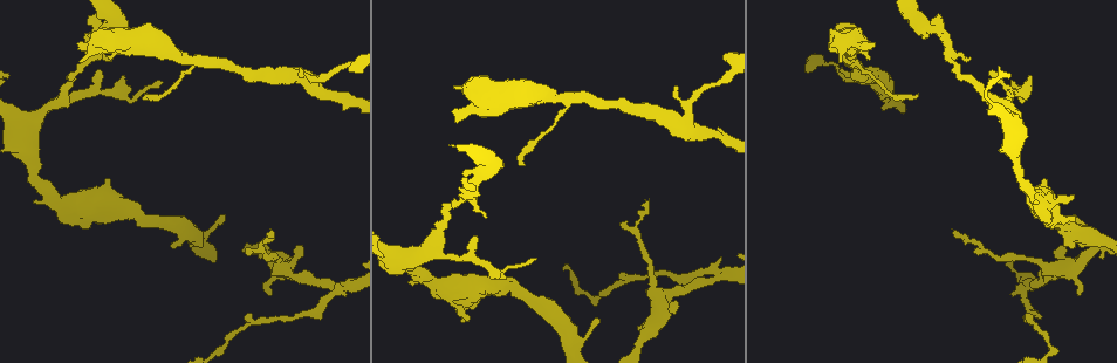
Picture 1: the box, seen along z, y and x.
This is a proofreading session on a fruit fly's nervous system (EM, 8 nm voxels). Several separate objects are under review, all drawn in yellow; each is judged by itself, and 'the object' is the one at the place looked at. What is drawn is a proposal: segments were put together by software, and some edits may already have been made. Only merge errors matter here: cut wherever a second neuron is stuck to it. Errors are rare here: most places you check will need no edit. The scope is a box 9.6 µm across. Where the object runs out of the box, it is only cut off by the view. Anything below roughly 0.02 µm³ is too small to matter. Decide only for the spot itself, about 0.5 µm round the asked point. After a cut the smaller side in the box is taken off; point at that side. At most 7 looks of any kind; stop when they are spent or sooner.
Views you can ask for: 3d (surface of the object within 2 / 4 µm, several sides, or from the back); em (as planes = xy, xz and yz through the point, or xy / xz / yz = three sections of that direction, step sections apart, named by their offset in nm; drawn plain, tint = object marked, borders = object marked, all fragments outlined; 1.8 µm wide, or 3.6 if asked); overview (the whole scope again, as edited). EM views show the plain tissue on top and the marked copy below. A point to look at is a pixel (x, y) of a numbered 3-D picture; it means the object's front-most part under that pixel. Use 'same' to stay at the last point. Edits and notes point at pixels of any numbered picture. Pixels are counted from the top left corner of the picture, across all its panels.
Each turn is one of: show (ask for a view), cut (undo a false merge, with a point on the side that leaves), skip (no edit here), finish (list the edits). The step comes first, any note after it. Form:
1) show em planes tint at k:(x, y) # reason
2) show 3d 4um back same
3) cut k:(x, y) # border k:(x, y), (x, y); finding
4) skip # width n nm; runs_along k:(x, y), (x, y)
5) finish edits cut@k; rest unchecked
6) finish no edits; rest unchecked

show 3d 2um at 1:(193, 58) # sharp bend

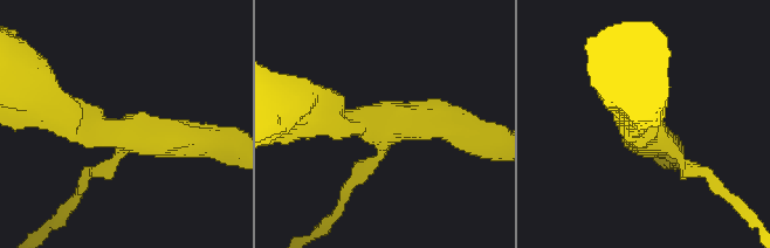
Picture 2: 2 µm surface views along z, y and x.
show em 3.6um planes borders at 2:(117, 128)

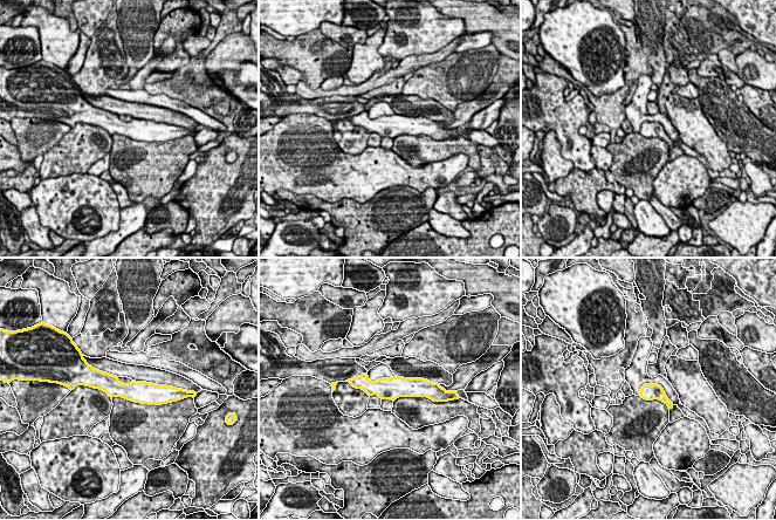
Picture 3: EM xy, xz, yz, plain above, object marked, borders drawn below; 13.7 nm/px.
skip # runs_along 3:(95, 382), (121, 390), (162, 388); all the same neuron

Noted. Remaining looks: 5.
show em 3.6um planes tint at 1:(28, 121) # three arms meet

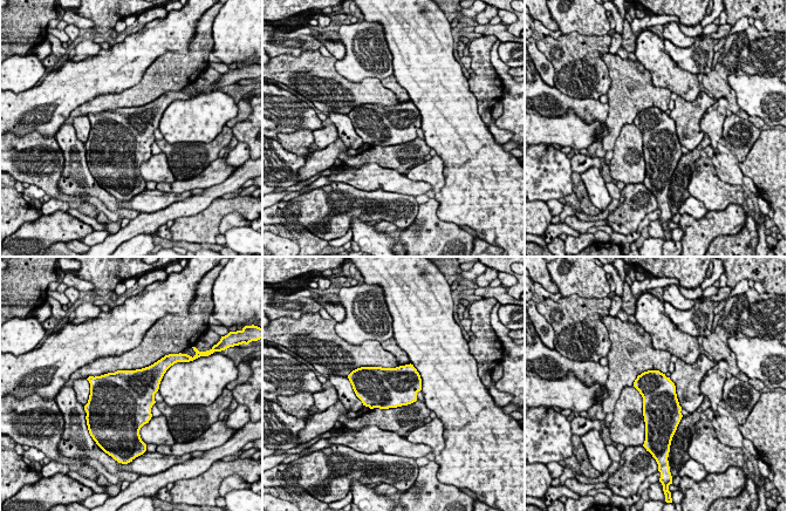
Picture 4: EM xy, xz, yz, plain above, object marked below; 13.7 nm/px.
skip # width 480 nm; all the same neuron

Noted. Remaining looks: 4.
show em planes tint at 1:(877, 76) # two arms in line, one across

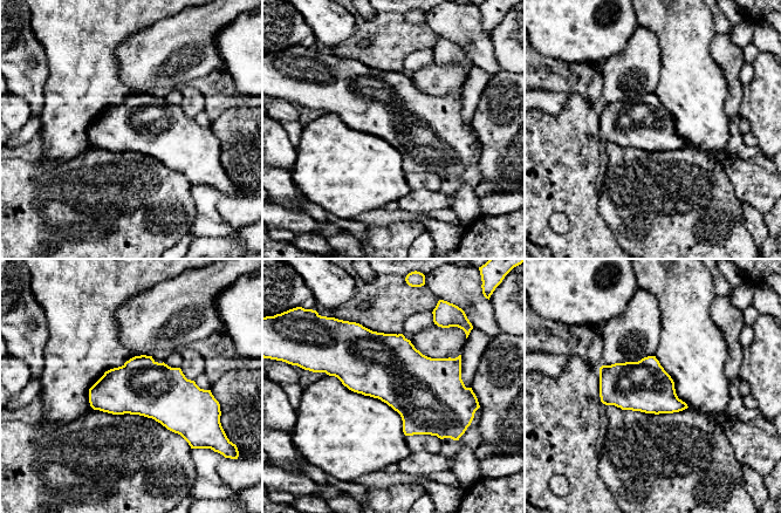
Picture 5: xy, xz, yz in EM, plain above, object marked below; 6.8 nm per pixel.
skip # width 340 nm; continuous, no second neuron

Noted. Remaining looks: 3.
finish no edits; rest unchecked

